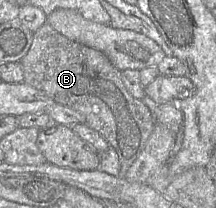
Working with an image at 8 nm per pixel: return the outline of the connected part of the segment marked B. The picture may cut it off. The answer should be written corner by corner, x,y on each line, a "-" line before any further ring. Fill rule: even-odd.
44,23
33,35
28,53
20,61
24,82
44,92
54,102
70,107
85,117
85,124
97,131
117,153
121,171
118,177
125,178
125,173
143,150
155,125
155,119
142,100
132,96
121,78
121,71
100,51
81,43
74,42
55,31
49,23

